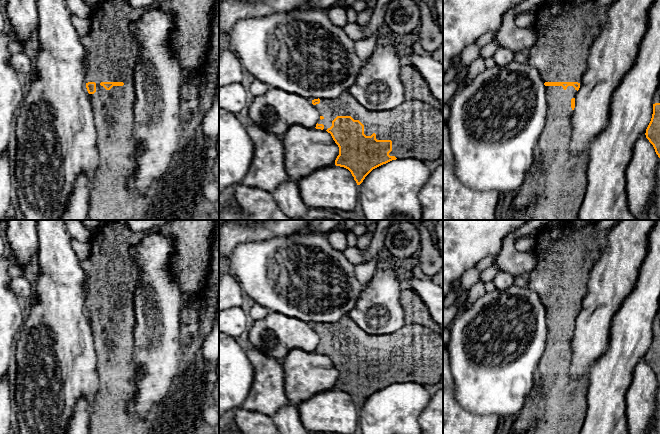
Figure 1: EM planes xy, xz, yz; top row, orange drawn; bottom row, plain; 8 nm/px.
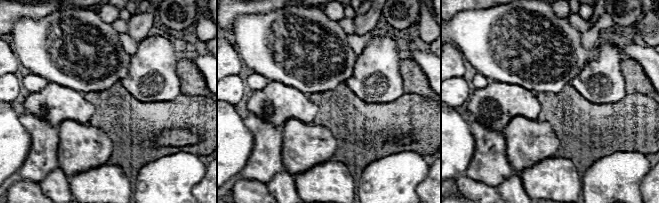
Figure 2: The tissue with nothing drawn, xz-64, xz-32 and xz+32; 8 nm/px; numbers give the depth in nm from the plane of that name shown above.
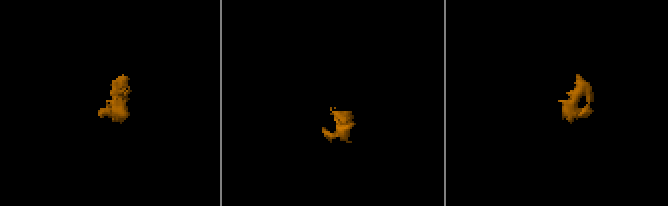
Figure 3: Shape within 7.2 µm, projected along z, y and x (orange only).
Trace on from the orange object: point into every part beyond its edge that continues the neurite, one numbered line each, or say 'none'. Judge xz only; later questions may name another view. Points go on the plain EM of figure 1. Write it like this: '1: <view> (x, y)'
1: xz (415, 352)

